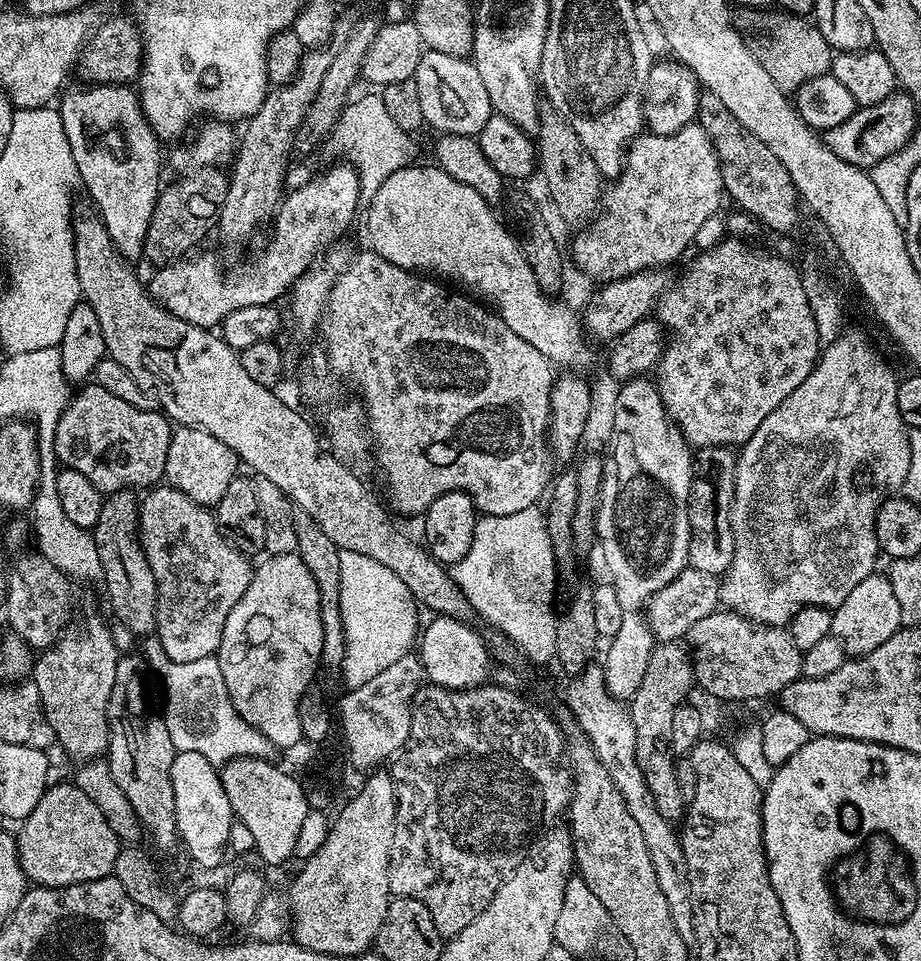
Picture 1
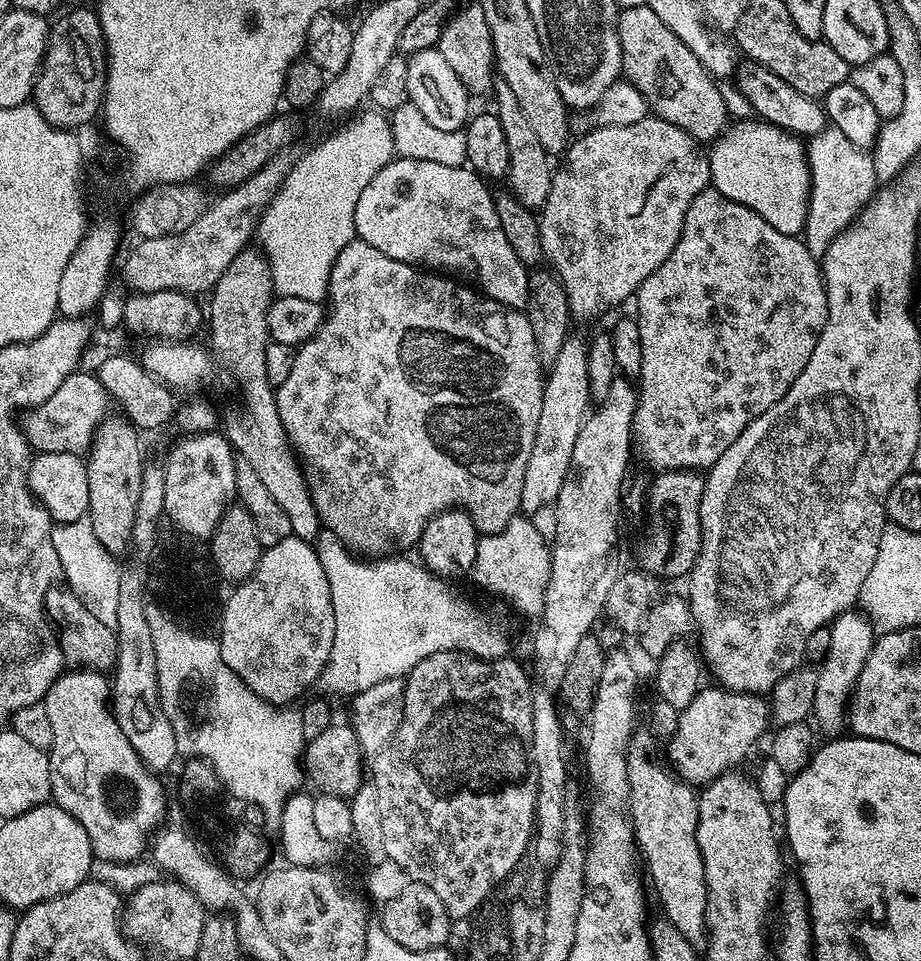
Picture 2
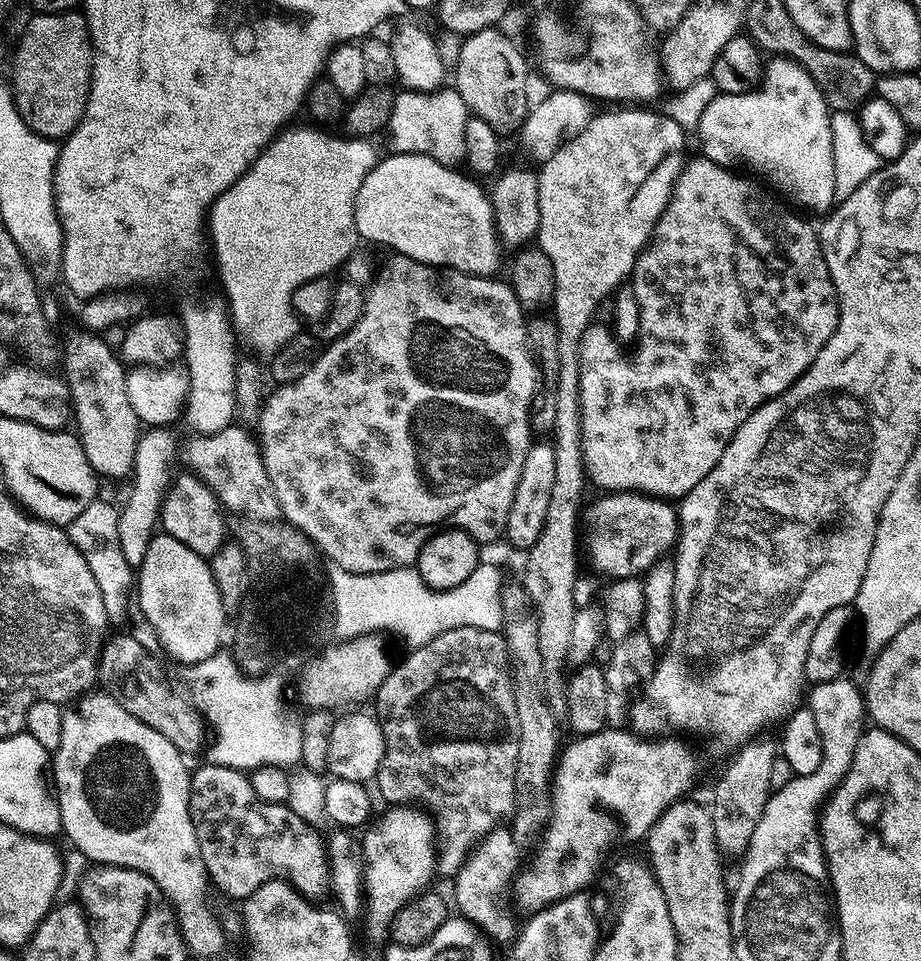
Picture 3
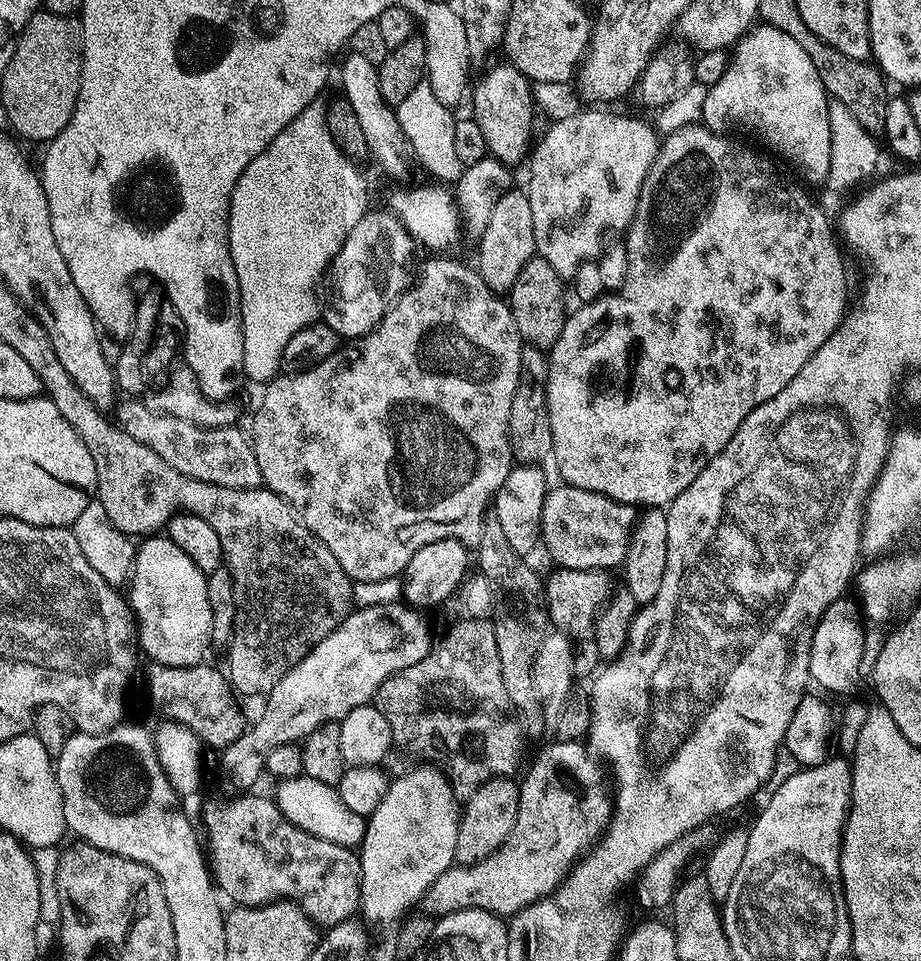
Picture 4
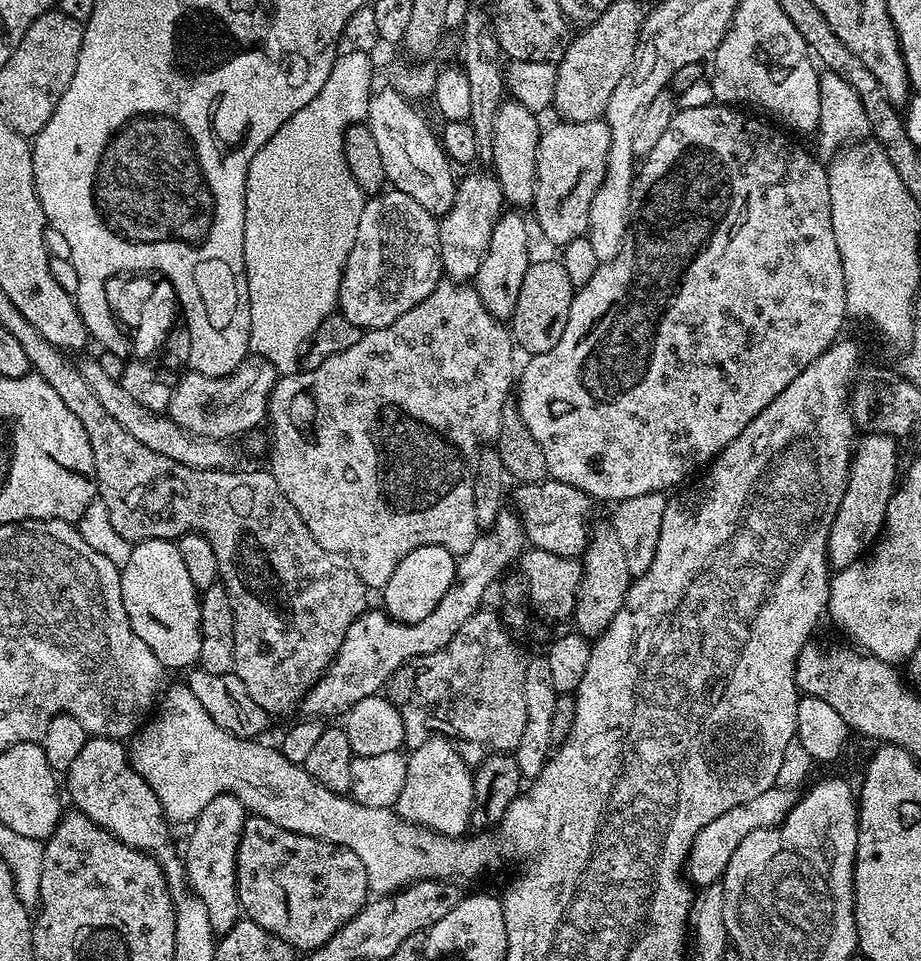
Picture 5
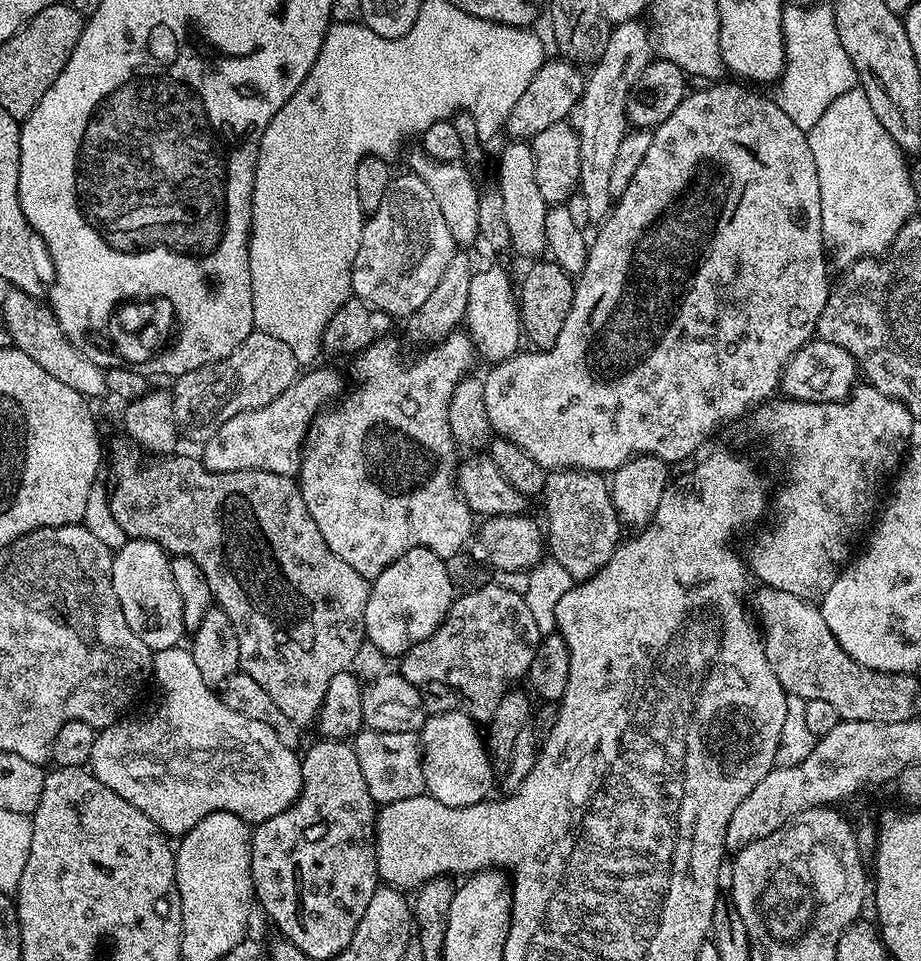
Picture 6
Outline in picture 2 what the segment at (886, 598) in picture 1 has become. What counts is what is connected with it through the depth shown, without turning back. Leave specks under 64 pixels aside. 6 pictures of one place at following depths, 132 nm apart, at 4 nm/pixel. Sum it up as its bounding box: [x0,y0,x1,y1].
[811,610,877,734]

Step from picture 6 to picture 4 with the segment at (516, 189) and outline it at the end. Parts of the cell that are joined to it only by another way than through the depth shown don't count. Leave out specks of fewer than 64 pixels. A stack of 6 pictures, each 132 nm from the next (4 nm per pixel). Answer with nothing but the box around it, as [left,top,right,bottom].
[470,62,534,166]

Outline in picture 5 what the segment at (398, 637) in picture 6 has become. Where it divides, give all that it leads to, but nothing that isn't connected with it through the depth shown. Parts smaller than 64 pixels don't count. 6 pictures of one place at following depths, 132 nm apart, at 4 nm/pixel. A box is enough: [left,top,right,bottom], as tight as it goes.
[382,546,457,624]

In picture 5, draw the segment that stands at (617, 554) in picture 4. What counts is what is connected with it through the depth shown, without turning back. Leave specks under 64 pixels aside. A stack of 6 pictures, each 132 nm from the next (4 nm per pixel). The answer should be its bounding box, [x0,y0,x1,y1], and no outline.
[510,478,594,557]

